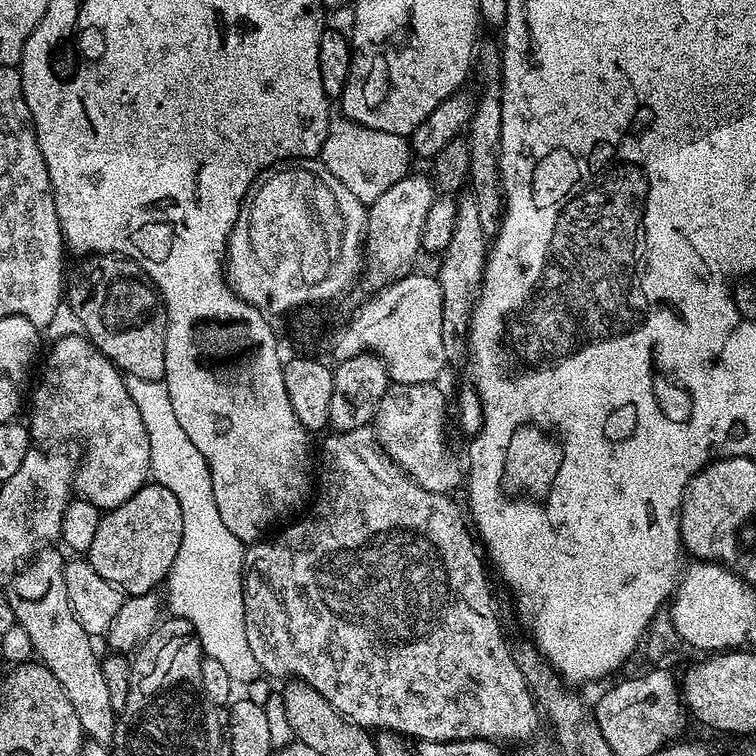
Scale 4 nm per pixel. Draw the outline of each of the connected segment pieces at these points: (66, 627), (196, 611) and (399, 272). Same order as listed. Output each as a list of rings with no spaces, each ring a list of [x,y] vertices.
[[[52,546],[41,548],[7,581],[10,610],[14,610],[16,623],[30,634],[33,653],[52,671],[54,678],[62,682],[62,690],[66,690],[74,714],[78,714],[85,737],[108,746],[112,743],[118,713],[114,706],[110,706],[106,674],[100,669],[102,660],[99,655],[96,657],[93,637],[82,630],[78,618],[72,613],[70,598],[66,594],[65,557],[60,557],[54,549]]]
[[[133,376],[125,379],[124,385],[130,394],[130,398],[134,398],[134,402],[138,406],[138,410],[142,414],[142,422],[146,426],[146,434],[150,438],[150,476],[153,481],[162,486],[166,486],[166,490],[170,490],[170,494],[174,494],[174,498],[178,498],[178,506],[182,509],[182,542],[178,546],[178,554],[172,563],[172,571],[166,577],[166,589],[168,588],[168,600],[166,596],[166,604],[172,607],[171,615],[181,620],[188,620],[194,626],[196,637],[200,640],[200,650],[204,656],[214,658],[214,662],[226,669],[226,674],[230,674],[233,685],[245,686],[255,680],[261,679],[262,673],[258,666],[258,658],[254,658],[253,651],[250,650],[250,642],[246,640],[246,618],[244,617],[244,549],[245,545],[234,534],[230,534],[230,530],[226,527],[226,522],[222,522],[222,514],[218,514],[218,502],[214,502],[214,486],[212,485],[212,475],[210,474],[210,466],[206,462],[206,458],[202,458],[202,454],[198,454],[198,446],[194,446],[194,442],[190,442],[190,438],[186,438],[186,430],[182,430],[178,418],[174,415],[174,406],[170,402],[170,394],[168,393],[169,385],[164,380],[147,380],[146,378],[134,378]]]
[[[409,174],[404,176],[386,194],[378,194],[375,202],[367,205],[368,226],[366,240],[372,243],[372,272],[376,276],[385,276],[391,282],[401,276],[409,275],[412,259],[421,255],[422,225],[426,214],[436,201],[437,191],[429,177]]]

